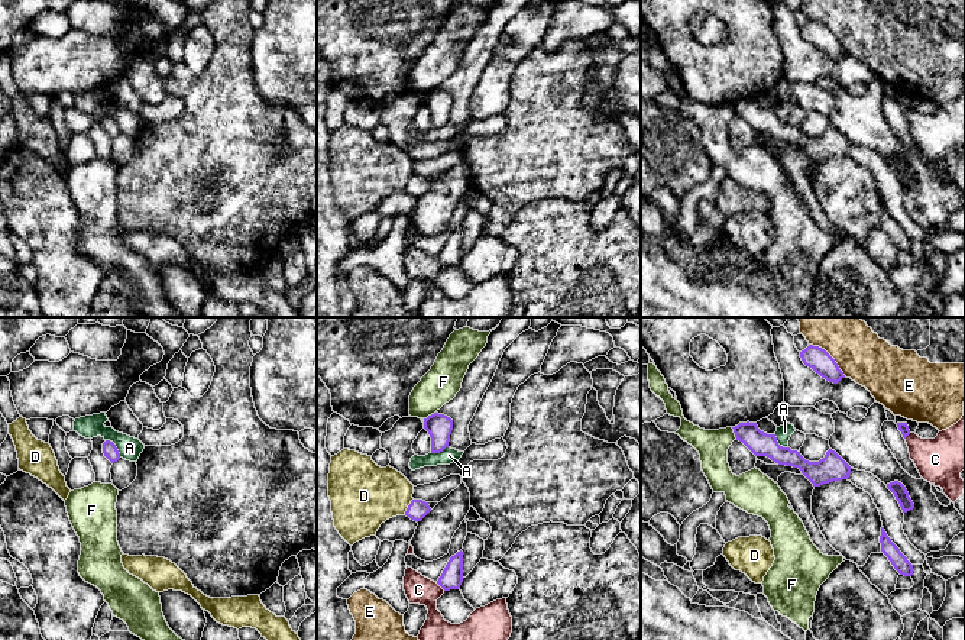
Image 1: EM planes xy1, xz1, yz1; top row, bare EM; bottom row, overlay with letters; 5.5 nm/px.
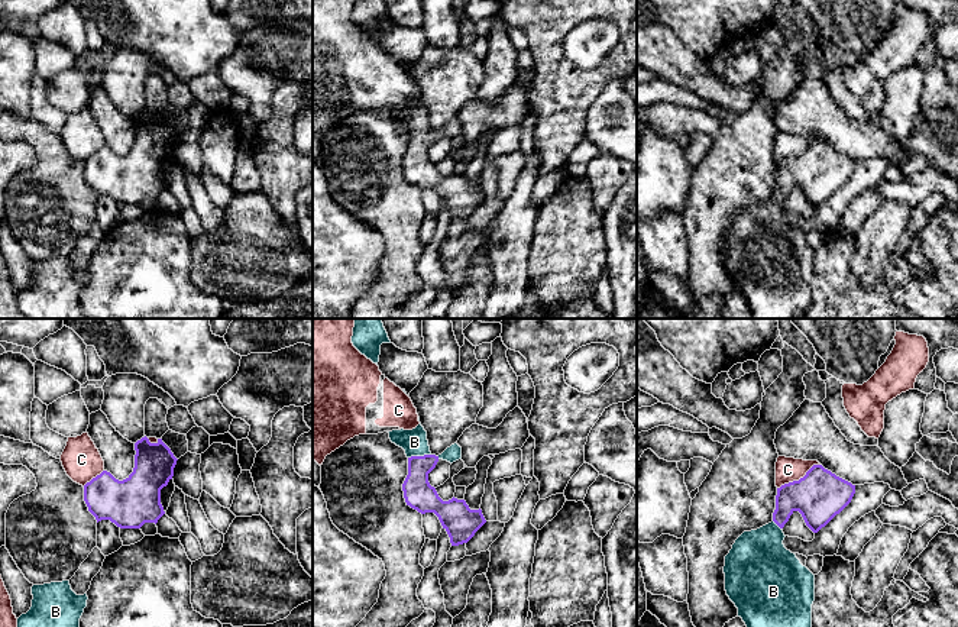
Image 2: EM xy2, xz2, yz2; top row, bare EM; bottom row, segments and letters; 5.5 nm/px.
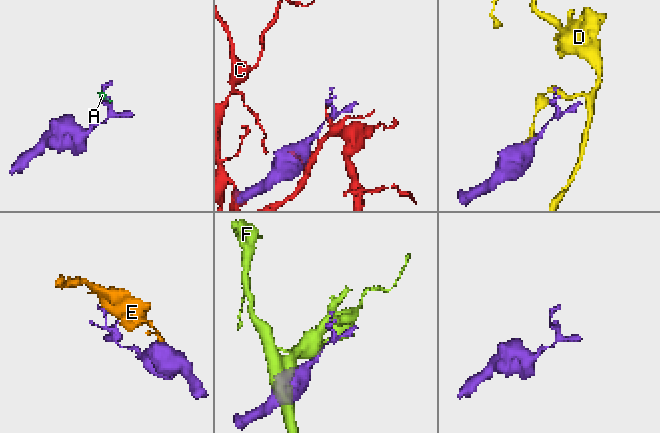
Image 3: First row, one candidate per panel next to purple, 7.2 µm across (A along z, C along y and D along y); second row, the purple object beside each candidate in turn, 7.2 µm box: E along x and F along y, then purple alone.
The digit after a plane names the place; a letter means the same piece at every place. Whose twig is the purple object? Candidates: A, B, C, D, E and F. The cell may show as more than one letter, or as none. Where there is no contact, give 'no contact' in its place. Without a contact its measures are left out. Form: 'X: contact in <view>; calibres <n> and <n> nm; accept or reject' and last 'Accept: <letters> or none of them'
A: contact in xy1; calibres 80 and 130 nm; reject
B: contact in xz2; calibres 170 and 150 nm; accept
C: contact in yz2; calibres 280 and 140 nm; reject
D: contact in xz1; calibres 110 and 360 nm; reject
E: contact in yz1; calibres 130 and 280 nm; reject
F: contact in xz1; calibres 140 and 200 nm; reject
Accept: B

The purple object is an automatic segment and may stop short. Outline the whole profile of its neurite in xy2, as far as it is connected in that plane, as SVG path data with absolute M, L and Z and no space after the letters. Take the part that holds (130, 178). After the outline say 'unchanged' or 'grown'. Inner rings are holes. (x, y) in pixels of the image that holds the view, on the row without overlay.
M145 111L135 119L135 126L135 143L126 155L119 156L110 148L103 146L84 161L84 177L97 198L110 195L120 204L140 204L145 198L156 200L165 190L161 180L161 165L172 155L178 135L162 114L151 119Z | unchanged

